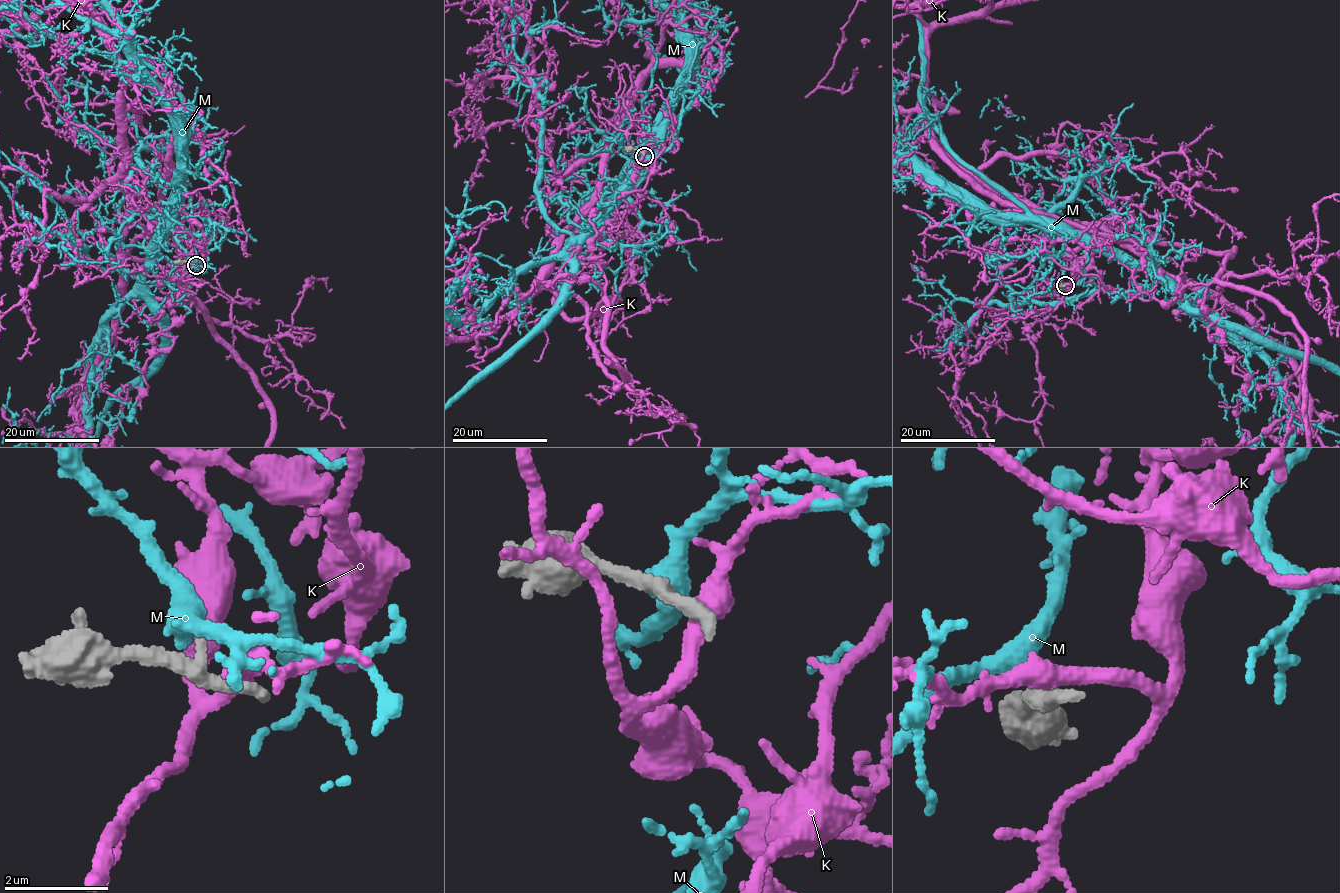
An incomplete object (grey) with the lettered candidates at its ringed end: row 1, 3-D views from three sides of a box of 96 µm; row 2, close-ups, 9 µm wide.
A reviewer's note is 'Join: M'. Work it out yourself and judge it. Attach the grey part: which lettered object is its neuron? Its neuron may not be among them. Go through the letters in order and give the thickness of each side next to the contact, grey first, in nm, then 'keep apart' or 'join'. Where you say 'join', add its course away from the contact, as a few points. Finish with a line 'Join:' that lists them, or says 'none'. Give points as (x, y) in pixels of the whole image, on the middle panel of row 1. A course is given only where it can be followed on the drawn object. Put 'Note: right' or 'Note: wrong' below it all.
K: 320/400 nm | keep apart
M: 260/400 nm | keep apart
Join: none
Note: wrong

